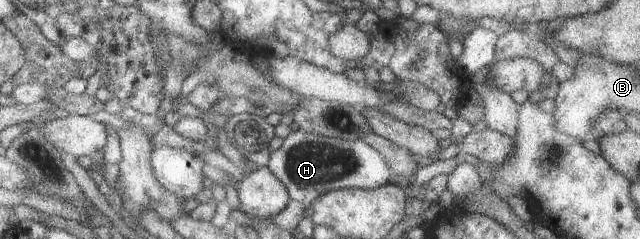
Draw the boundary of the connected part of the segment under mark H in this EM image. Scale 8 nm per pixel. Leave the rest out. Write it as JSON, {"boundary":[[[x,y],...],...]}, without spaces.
{"boundary":[[[303,129],[291,131],[285,138],[282,146],[272,153],[269,170],[277,175],[278,179],[289,189],[292,200],[311,207],[319,199],[334,190],[344,188],[376,189],[379,185],[386,185],[392,176],[386,159],[363,140],[349,142],[340,138],[324,137],[317,133],[307,133]]]}

